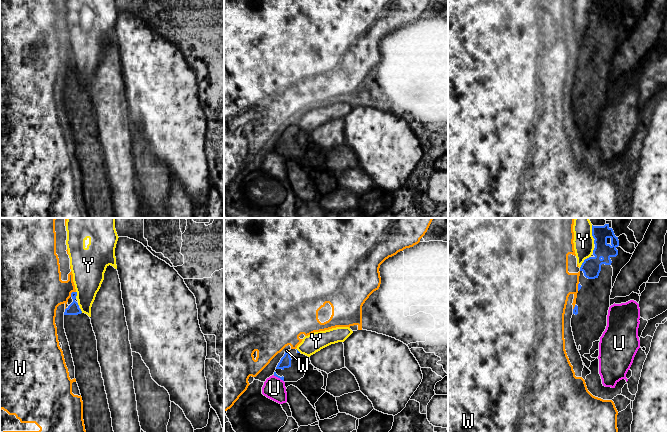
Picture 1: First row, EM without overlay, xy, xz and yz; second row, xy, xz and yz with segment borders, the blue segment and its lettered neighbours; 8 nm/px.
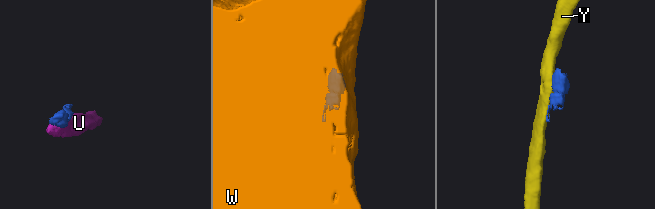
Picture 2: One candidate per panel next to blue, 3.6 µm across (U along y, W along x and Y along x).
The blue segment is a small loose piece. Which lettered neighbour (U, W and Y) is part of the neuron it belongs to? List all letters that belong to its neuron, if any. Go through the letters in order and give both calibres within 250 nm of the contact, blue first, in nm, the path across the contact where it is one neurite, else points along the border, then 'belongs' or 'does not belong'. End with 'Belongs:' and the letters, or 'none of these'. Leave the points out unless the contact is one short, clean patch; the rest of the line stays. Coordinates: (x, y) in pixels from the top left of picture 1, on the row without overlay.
U: calibres 30 and 180 nm; does not belong
W: calibres 100 and 380 nm; does not belong
Y: calibres 160 and 160 nm; does not belong
Belongs: none of these

